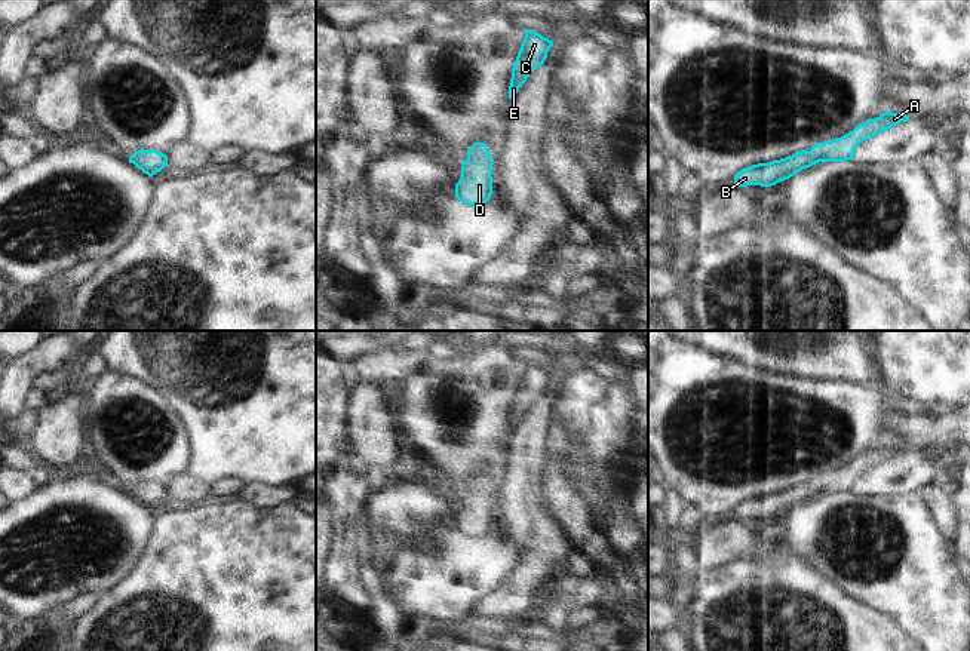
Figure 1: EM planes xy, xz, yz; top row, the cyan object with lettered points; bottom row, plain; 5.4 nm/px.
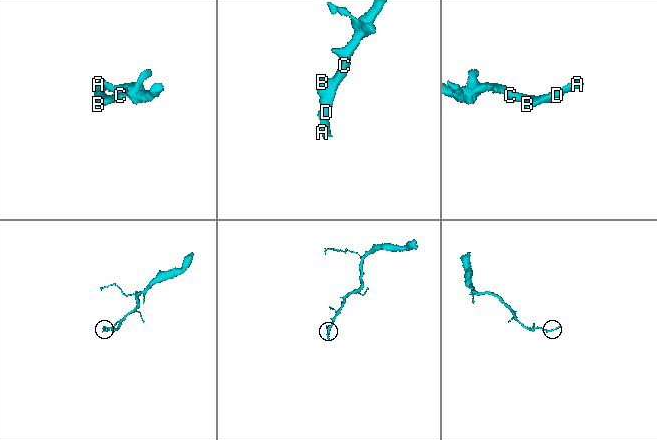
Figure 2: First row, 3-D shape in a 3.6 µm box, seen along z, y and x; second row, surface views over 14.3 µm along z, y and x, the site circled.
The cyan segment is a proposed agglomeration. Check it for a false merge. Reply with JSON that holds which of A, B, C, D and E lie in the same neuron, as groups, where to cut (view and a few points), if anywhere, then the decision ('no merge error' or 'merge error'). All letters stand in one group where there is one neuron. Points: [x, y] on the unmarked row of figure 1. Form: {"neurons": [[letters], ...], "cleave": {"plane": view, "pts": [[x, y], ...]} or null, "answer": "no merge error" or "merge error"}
{"neurons": [["A", "B", "C", "D", "E"]], "cleave": null, "answer": "no merge error"}

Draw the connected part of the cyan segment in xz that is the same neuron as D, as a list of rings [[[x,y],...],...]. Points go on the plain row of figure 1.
[[[475,475],[461,495],[461,510],[455,516],[455,529],[470,538],[485,537],[492,526],[492,489],[488,477]]]

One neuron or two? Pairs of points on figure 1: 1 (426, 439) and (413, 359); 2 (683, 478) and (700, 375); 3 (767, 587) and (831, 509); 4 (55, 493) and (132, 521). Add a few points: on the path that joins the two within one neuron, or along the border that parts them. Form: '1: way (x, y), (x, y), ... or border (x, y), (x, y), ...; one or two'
1: border (429, 356), (416, 372), (399, 381); two
2: way (669, 453), (663, 439), (663, 412), (675, 401); one
3: border (779, 528), (780, 534), (823, 573); two
4: way (74, 499), (83, 499), (113, 513); one

